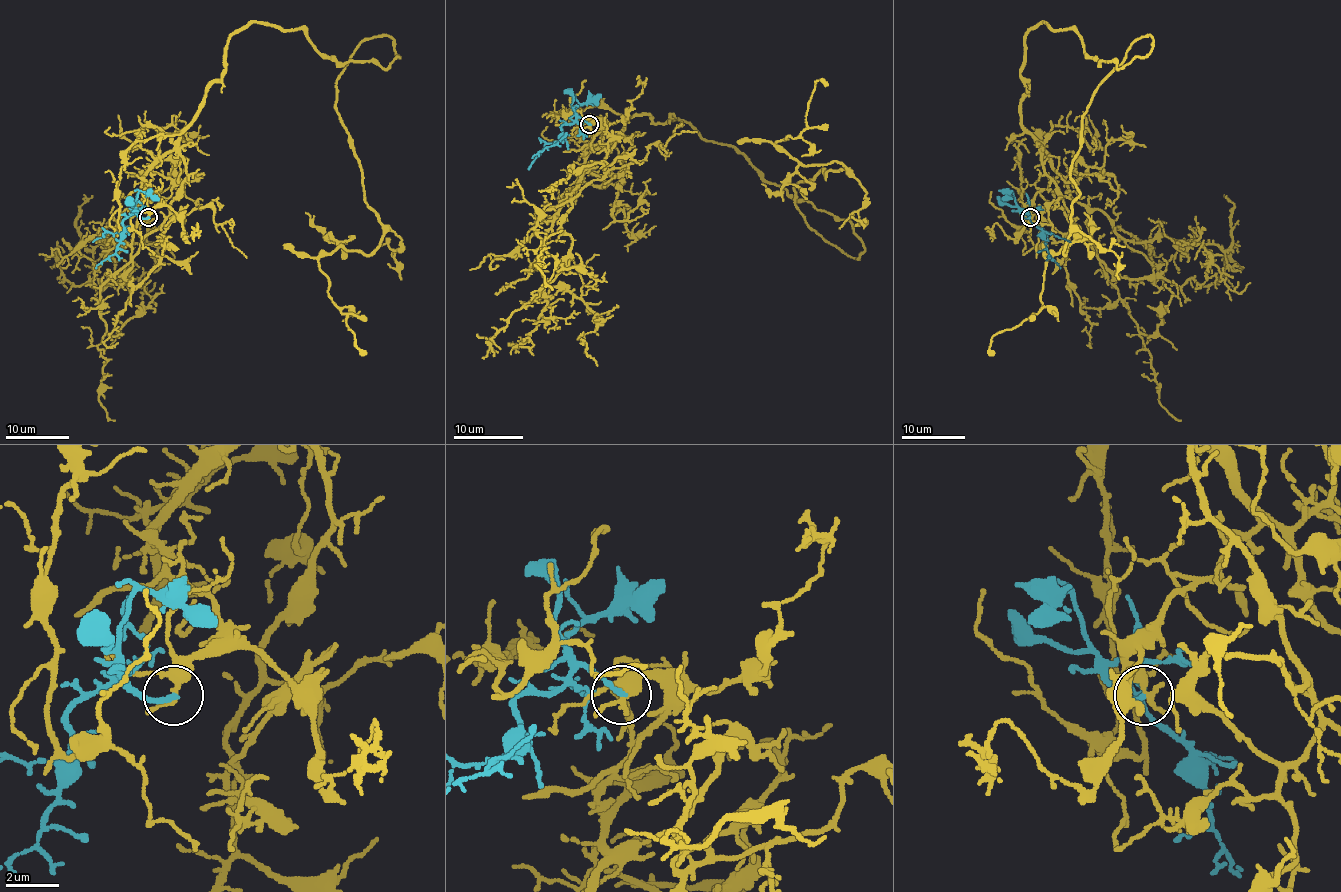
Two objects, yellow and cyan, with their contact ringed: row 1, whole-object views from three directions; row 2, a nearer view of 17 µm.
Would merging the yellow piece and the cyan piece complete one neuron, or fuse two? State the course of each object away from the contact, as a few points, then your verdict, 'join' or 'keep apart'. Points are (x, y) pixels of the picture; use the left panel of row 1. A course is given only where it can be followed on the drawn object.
course yellow (148, 217), (231, 36), (301, 28), (384, 68), (390, 38), (336, 86), (382, 236), (319, 258), (366, 354); course cyan (148, 217), (143, 218), (133, 213), (125, 218), (117, 250), (95, 268); keep apart

